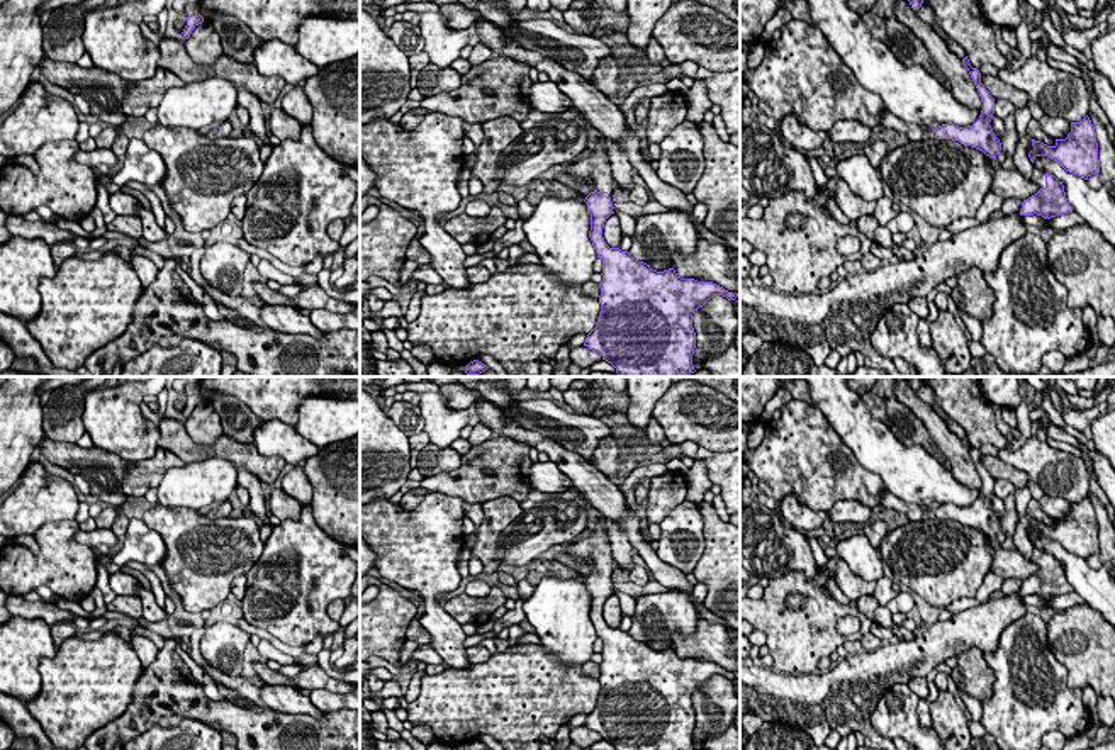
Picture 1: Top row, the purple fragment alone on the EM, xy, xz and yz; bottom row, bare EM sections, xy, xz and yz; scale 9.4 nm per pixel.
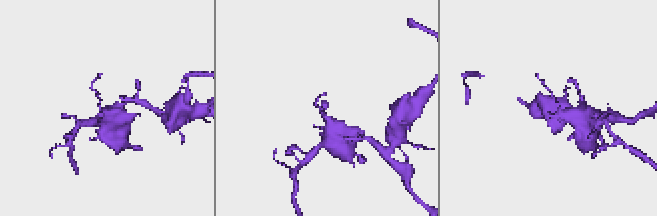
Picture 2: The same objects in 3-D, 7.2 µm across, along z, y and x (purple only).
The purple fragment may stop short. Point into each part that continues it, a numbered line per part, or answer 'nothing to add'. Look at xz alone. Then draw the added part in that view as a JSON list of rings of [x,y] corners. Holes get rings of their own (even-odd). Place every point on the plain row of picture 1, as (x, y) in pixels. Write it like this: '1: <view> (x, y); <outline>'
1: xz (596, 550); [[[597,524],[596,531],[589,538],[569,543],[565,546],[565,553],[584,558],[592,572],[613,572],[614,558],[609,533],[604,524]]]

